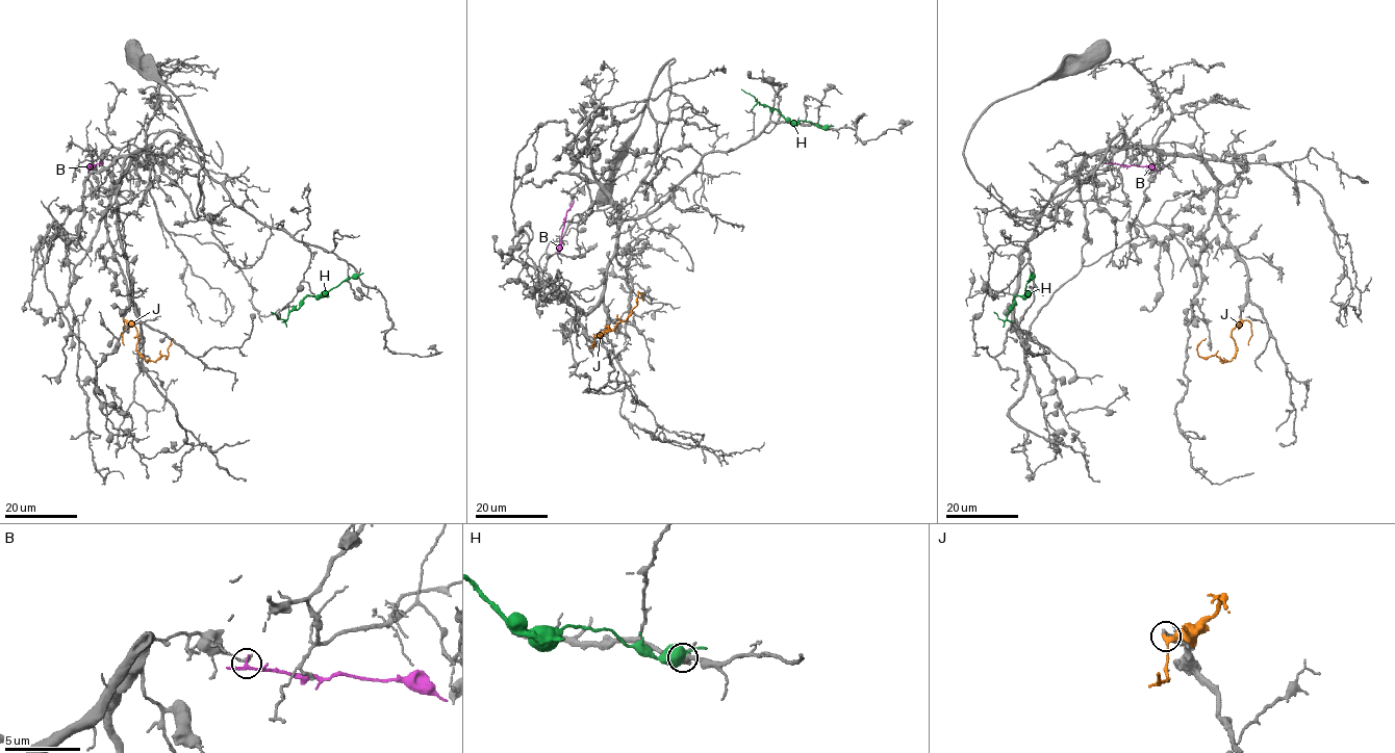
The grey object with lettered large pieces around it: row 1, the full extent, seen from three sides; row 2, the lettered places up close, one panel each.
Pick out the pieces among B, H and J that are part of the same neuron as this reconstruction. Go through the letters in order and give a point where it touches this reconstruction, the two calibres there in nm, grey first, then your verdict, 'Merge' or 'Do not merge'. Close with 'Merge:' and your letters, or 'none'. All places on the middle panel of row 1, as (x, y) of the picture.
B: Touches grey at (572, 205). Thickness 240 nm (grey) against 200 nm. Do not merge
H: Touches grey at (828, 128). Thickness 340 nm (grey) against 550 nm. Do not merge
J: Touches grey at (594, 335). Thickness 400 nm (grey) against 280 nm. Merge
Merge: J

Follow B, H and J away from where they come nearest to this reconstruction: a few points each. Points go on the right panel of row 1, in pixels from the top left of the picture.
B: (1110, 162), (1153, 167), (1159, 171)
H: (1033, 275), (1025, 284), (1025, 294), (1016, 295), (1004, 320), (994, 312)
J: (1241, 319), (1233, 330), (1236, 354), (1228, 361), (1214, 355), (1198, 354), (1197, 346), (1206, 338)

